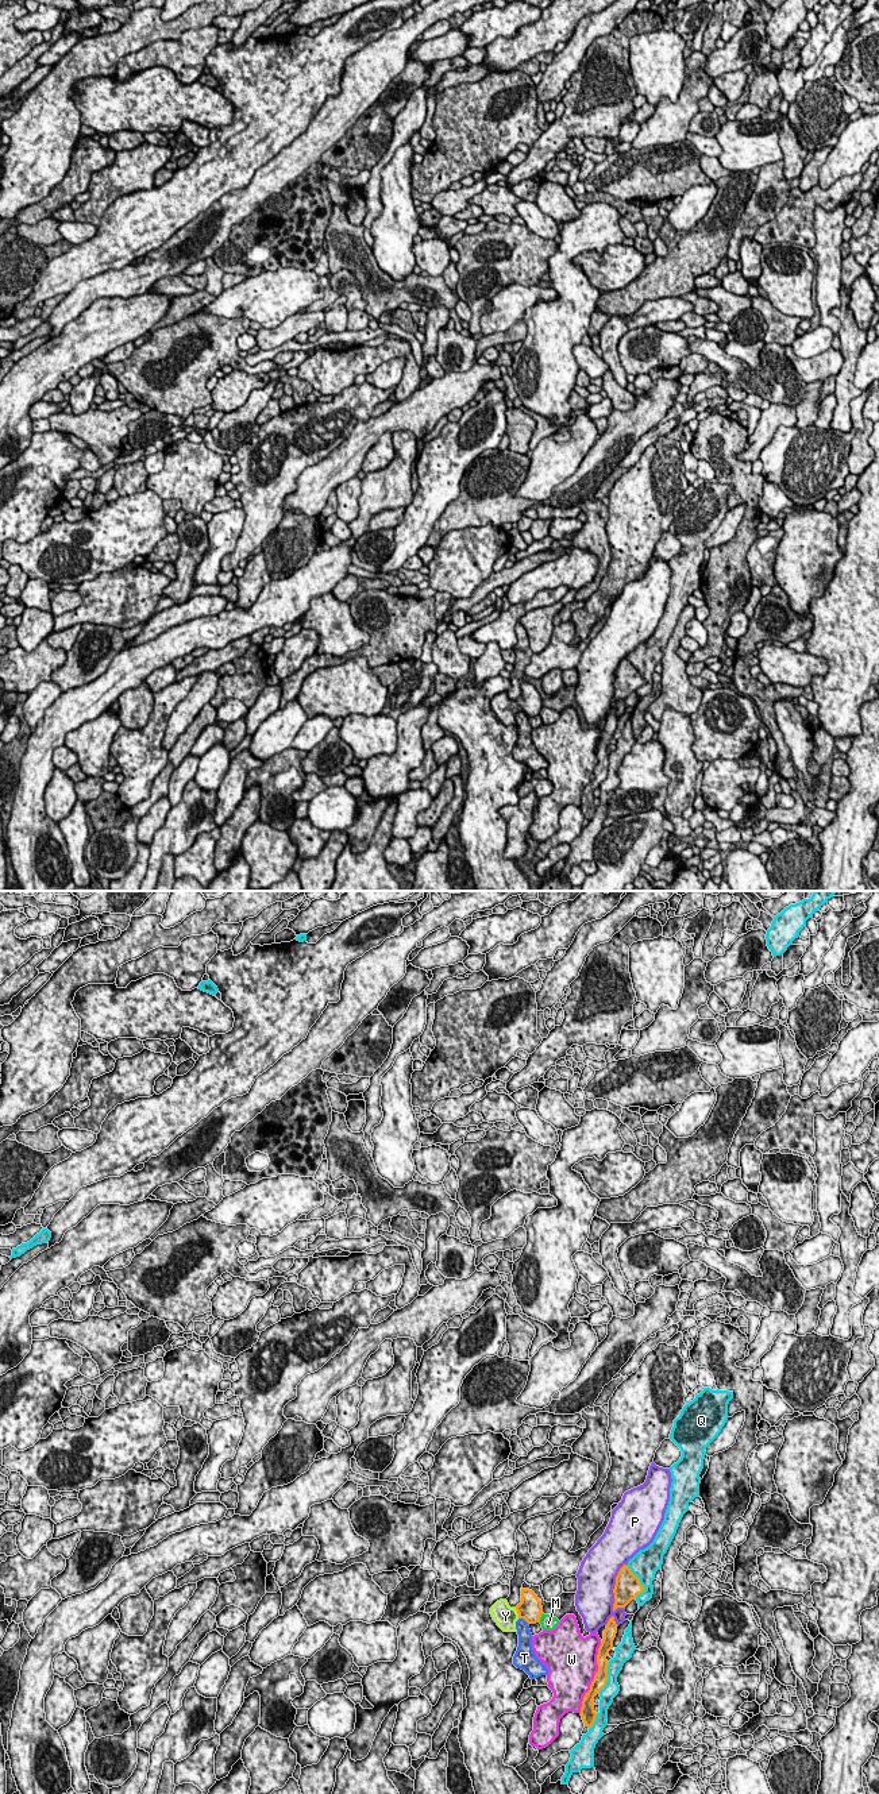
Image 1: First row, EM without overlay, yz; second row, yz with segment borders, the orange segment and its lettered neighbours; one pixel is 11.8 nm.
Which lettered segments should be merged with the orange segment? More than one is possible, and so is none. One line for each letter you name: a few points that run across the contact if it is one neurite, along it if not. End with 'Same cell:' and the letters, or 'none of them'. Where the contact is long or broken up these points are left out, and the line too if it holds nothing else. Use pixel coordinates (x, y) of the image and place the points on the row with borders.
Same cell: Y

